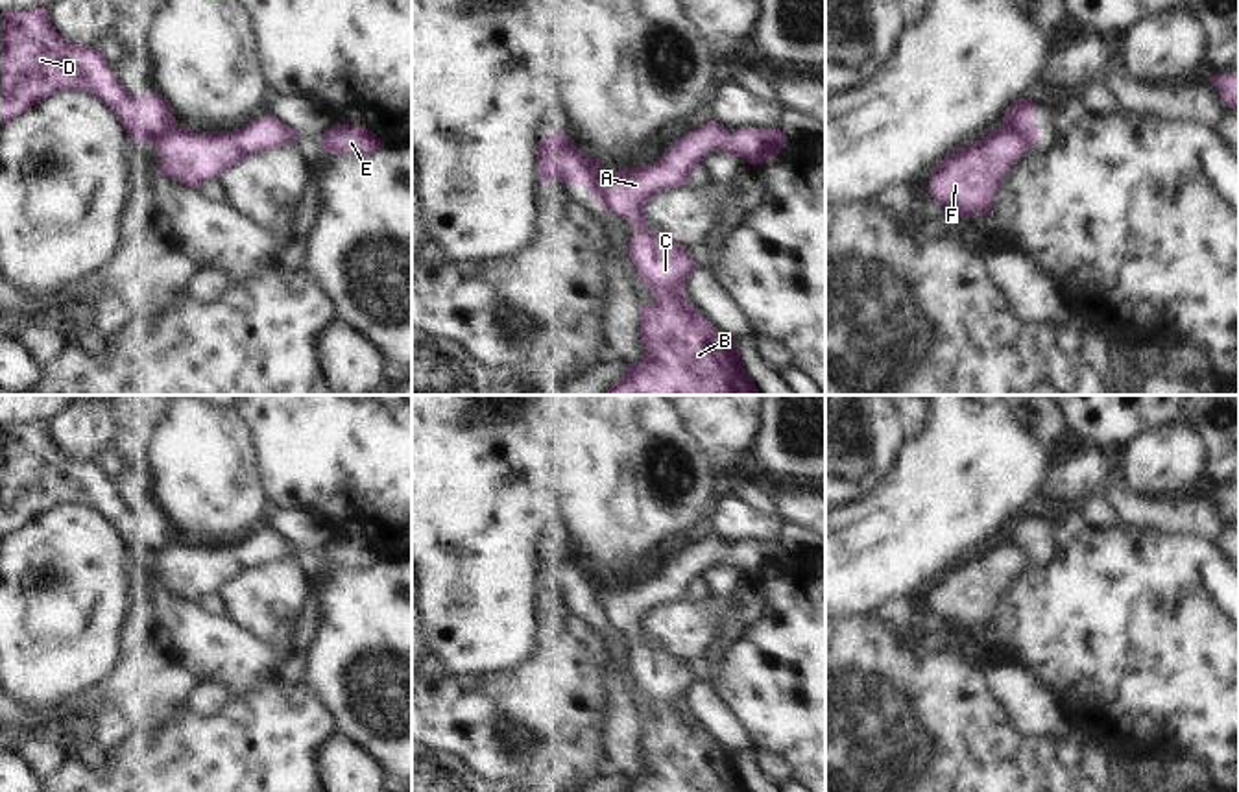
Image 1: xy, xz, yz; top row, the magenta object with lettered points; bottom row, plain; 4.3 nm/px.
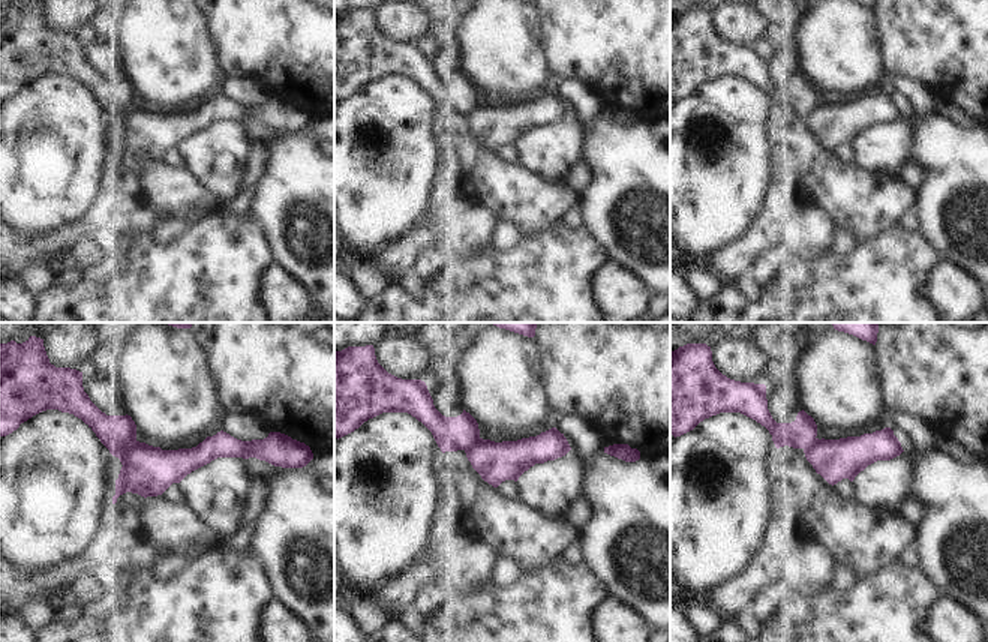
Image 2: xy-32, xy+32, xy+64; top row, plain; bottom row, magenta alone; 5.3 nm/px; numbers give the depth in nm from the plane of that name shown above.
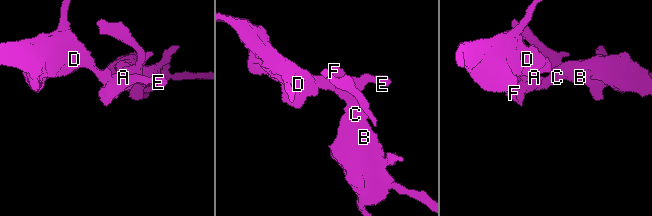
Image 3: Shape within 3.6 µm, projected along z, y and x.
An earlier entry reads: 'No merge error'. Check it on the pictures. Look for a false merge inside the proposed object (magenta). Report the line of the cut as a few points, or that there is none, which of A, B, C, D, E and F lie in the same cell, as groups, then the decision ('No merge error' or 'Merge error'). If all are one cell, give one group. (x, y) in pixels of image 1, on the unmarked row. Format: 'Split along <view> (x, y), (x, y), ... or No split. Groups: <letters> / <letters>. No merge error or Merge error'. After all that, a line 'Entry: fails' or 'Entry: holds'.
Split along xz (584, 567), (586, 591), (582, 599). Groups: A B C E F / D. Merge error.
Entry: fails

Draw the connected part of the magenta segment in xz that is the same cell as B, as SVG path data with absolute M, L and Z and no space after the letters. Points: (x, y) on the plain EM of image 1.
M709 534L692 543L685 552L674 556L654 578L620 582L613 587L602 580L602 574L585 569L587 589L582 600L607 628L619 628L635 639L635 644L630 648L630 672L643 696L650 702L652 713L650 720L641 718L644 774L628 777L628 786L622 792L750 792L737 755L718 744L685 711L689 689L698 681L687 659L670 652L667 646L648 644L644 622L657 606L689 598L694 583L715 563L722 563L728 570L746 572L748 578L763 578L772 576L787 558L790 556L779 543L739 541L731 546L728 541Z

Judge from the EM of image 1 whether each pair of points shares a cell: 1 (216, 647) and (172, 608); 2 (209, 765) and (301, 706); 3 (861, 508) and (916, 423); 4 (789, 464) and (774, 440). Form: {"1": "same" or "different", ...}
{"1": "same", "2": "same", "3": "different", "4": "same"}

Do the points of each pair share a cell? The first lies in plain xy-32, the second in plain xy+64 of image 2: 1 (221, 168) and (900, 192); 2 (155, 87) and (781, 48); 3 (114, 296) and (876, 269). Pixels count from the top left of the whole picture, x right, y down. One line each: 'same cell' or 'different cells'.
1: different cells
2: different cells
3: same cell

